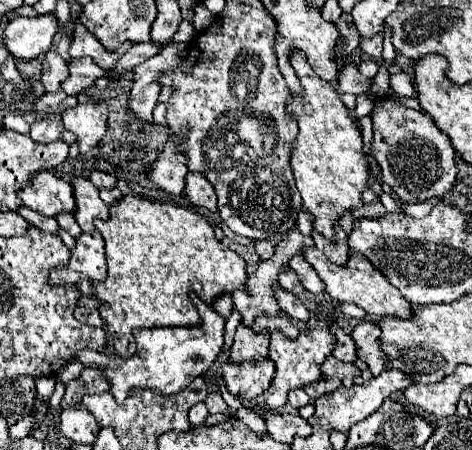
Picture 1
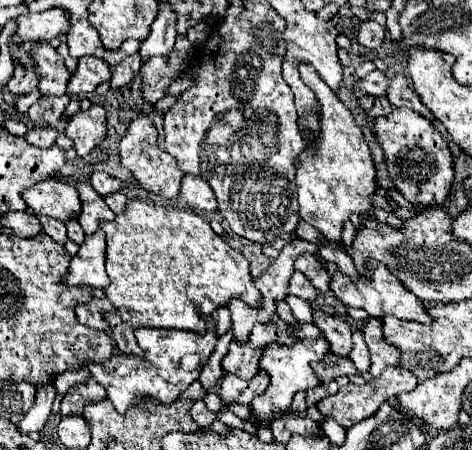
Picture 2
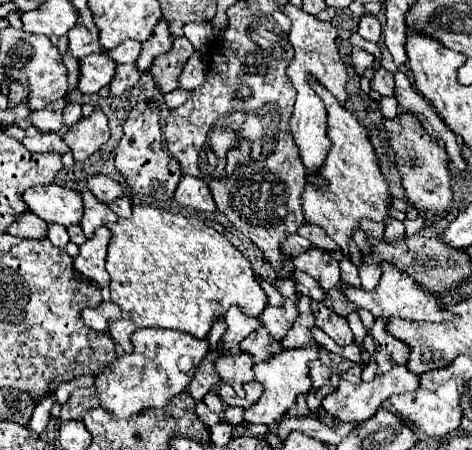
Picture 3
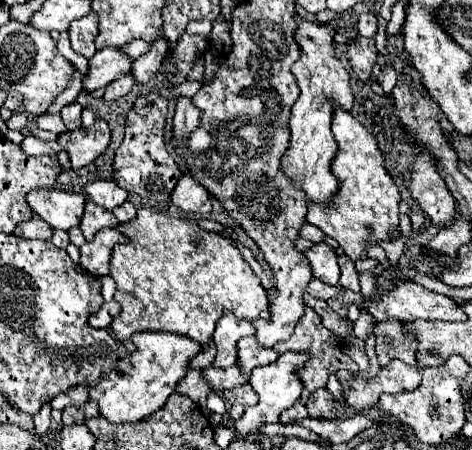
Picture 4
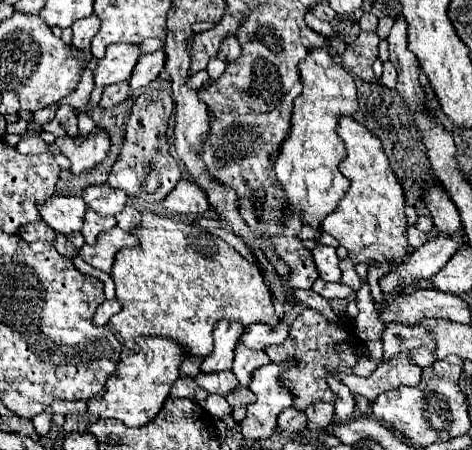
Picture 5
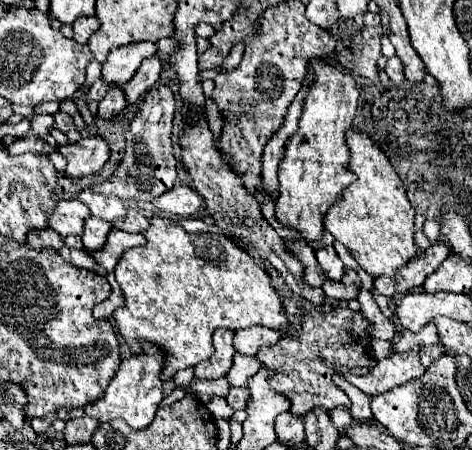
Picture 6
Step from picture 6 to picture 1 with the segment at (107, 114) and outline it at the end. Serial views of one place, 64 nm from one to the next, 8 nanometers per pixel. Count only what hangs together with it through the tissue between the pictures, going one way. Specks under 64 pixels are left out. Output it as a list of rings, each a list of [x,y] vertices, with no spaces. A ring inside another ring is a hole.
[[[140,42],[140,44],[134,44],[122,58],[120,58],[120,64],[112,70],[112,74],[126,74],[126,72],[132,72],[134,66],[142,64],[146,58],[150,56],[156,56],[160,52],[160,44],[152,44],[152,42]]]

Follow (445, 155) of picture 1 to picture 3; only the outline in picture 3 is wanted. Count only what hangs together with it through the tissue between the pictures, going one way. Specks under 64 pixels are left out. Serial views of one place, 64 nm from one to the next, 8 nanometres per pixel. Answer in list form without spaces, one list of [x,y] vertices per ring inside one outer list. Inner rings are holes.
[[[400,112],[392,120],[384,120],[388,146],[396,154],[396,170],[402,178],[402,188],[408,202],[414,202],[418,208],[426,208],[428,214],[440,216],[452,206],[452,176],[450,176],[450,158],[440,144],[440,140],[426,132],[422,120],[412,112]]]

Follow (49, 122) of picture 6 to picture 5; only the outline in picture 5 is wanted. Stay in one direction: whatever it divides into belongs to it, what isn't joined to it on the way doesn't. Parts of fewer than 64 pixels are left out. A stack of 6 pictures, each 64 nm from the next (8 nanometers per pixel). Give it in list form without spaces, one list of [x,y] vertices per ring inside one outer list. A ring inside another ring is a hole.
[[[55,105],[49,108],[40,109],[34,113],[34,121],[39,124],[39,126],[42,126],[46,122],[54,119],[57,110],[58,107]]]

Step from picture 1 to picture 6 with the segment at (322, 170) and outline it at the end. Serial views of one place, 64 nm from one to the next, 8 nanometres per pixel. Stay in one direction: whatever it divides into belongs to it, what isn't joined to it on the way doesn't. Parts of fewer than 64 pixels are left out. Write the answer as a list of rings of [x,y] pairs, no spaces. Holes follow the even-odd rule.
[[[350,128],[346,144],[350,148],[348,170],[356,174],[356,182],[350,184],[324,216],[324,228],[350,250],[352,258],[370,276],[394,278],[408,260],[420,254],[420,248],[414,244],[414,210],[406,198],[402,180],[370,136]]]

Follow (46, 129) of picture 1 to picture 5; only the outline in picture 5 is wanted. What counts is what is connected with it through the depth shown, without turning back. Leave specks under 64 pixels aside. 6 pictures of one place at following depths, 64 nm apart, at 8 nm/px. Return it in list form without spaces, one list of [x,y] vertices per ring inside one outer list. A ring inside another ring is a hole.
[[[38,134],[22,136],[22,140],[18,142],[16,148],[22,154],[44,154],[44,152],[48,152],[48,144]]]

